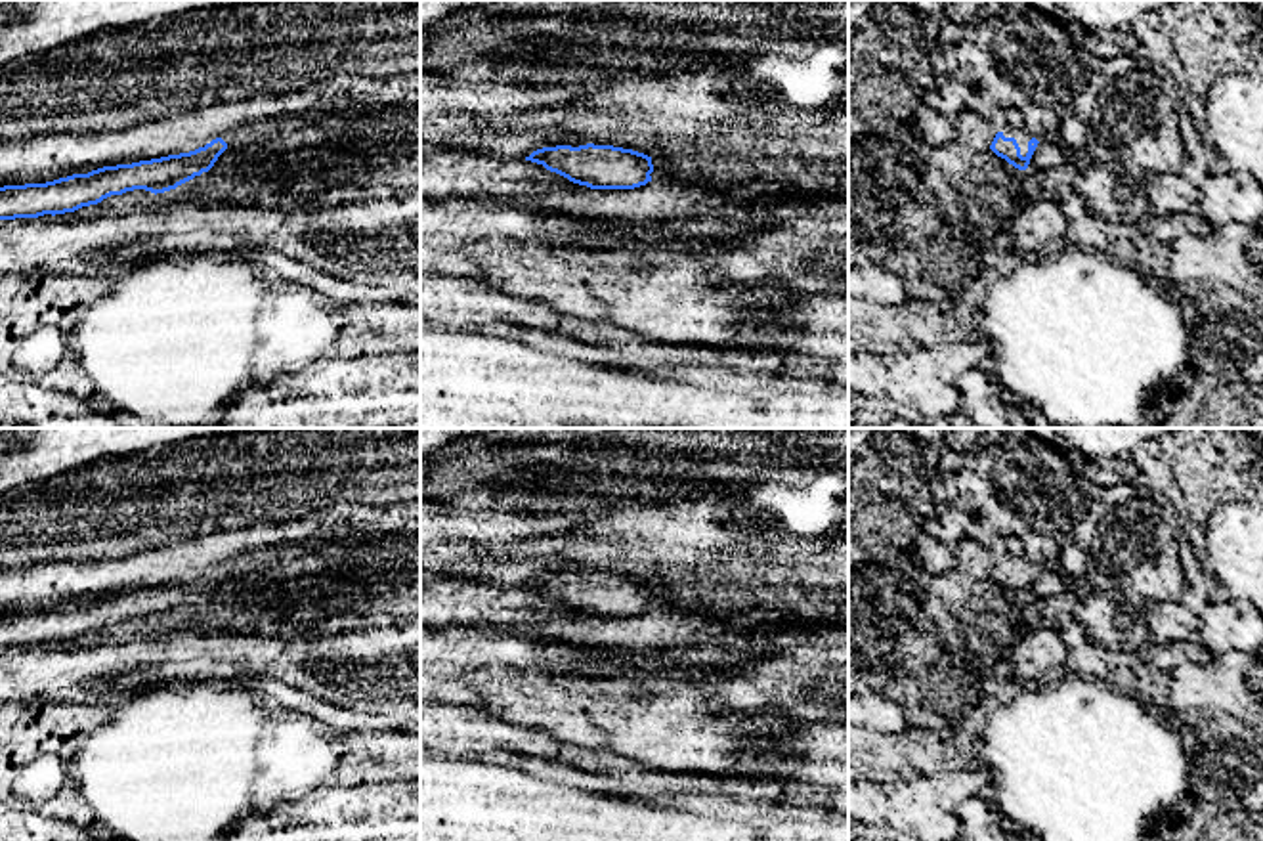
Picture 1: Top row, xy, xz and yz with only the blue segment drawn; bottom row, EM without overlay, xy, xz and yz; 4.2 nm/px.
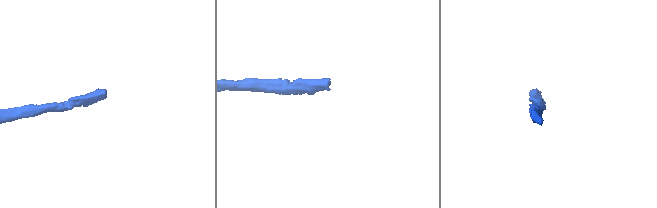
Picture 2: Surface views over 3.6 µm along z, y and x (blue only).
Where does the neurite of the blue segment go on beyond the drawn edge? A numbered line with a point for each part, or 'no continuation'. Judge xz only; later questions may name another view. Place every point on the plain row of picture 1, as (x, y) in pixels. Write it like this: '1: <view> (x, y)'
1: xz (660, 597)

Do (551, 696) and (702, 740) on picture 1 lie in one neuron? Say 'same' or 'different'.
same

